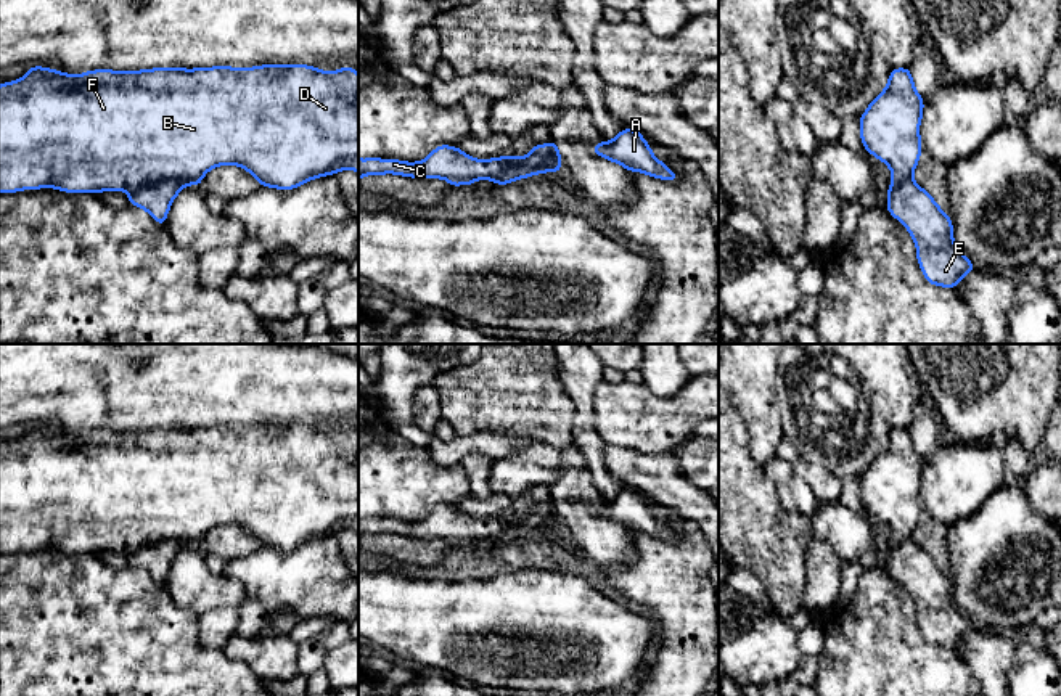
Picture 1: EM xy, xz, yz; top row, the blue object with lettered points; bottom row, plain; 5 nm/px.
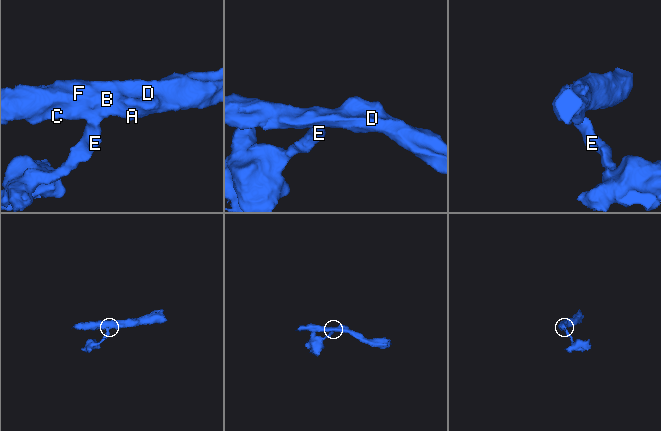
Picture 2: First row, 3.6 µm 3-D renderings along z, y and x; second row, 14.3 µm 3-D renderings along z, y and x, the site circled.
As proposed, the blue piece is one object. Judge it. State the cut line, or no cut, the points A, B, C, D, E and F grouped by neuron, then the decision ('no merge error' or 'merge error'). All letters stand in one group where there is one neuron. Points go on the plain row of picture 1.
cut in xy along (185, 544), (176, 539), (150, 540), (129, 553); A B C D F / E; merge error

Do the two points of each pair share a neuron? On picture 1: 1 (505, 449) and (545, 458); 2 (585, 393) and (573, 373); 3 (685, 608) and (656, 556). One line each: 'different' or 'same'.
1: different
2: same
3: same

